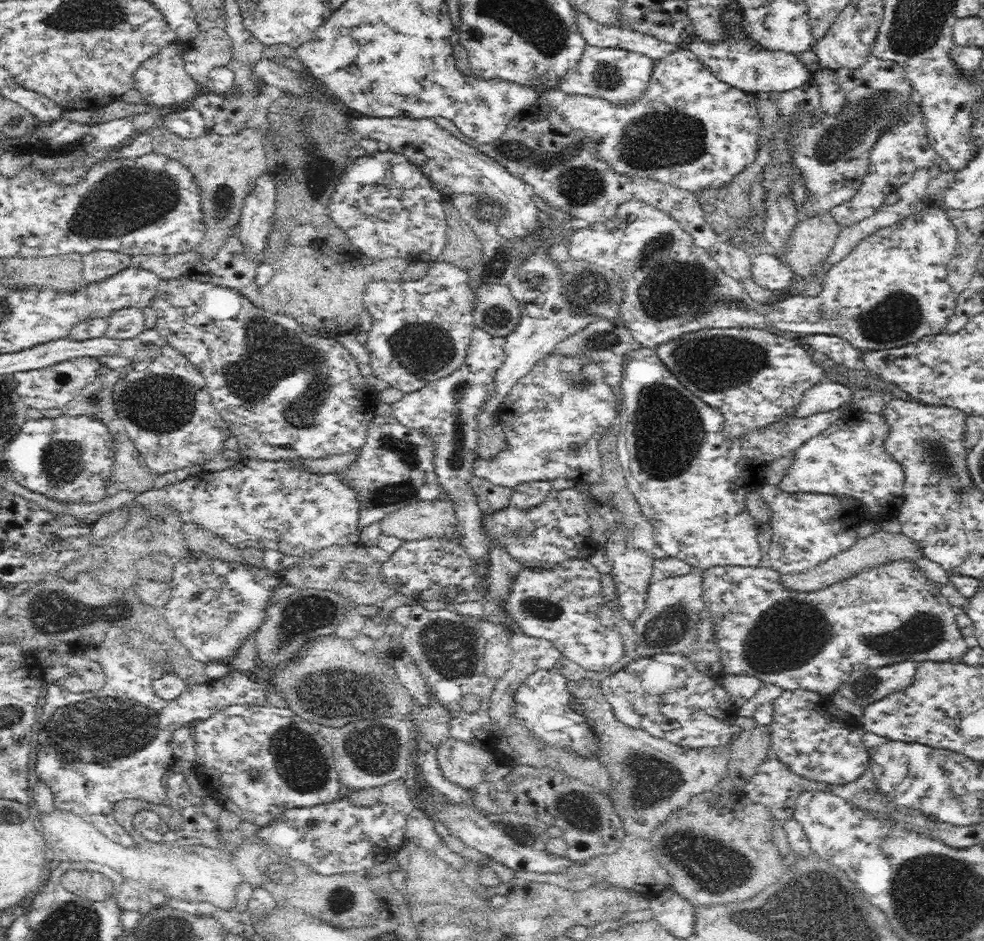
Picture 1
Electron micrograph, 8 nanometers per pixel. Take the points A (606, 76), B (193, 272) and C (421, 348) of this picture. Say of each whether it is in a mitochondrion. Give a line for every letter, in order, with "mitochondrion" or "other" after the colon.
A: mitochondrion
B: other
C: mitochondrion

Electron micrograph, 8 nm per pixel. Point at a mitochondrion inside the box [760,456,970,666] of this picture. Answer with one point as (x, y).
(924, 631)

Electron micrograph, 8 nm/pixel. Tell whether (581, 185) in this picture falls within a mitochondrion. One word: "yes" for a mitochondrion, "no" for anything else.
yes

